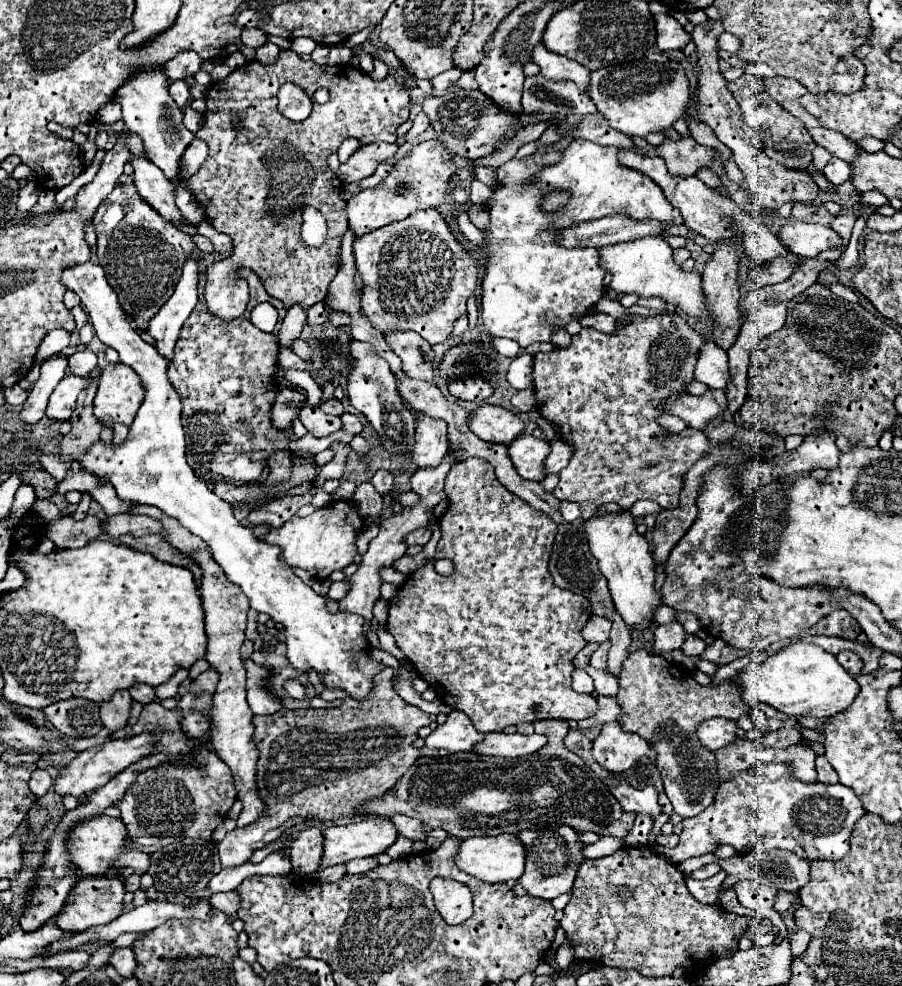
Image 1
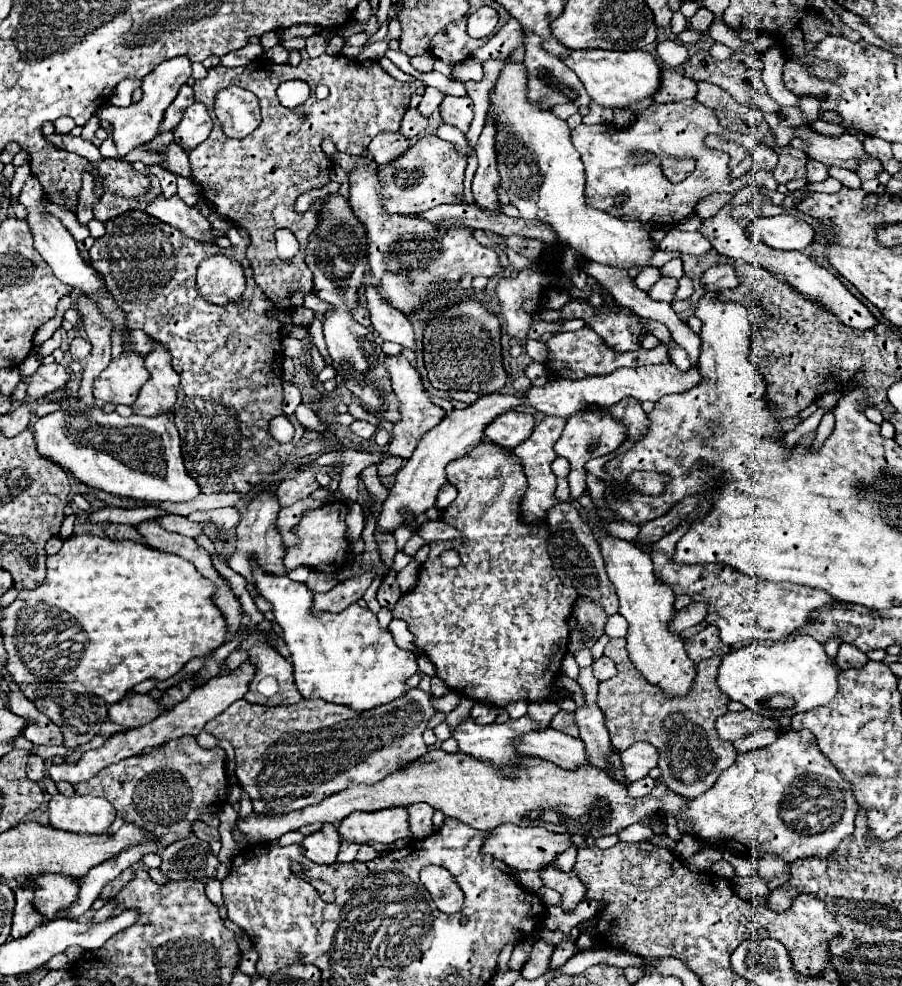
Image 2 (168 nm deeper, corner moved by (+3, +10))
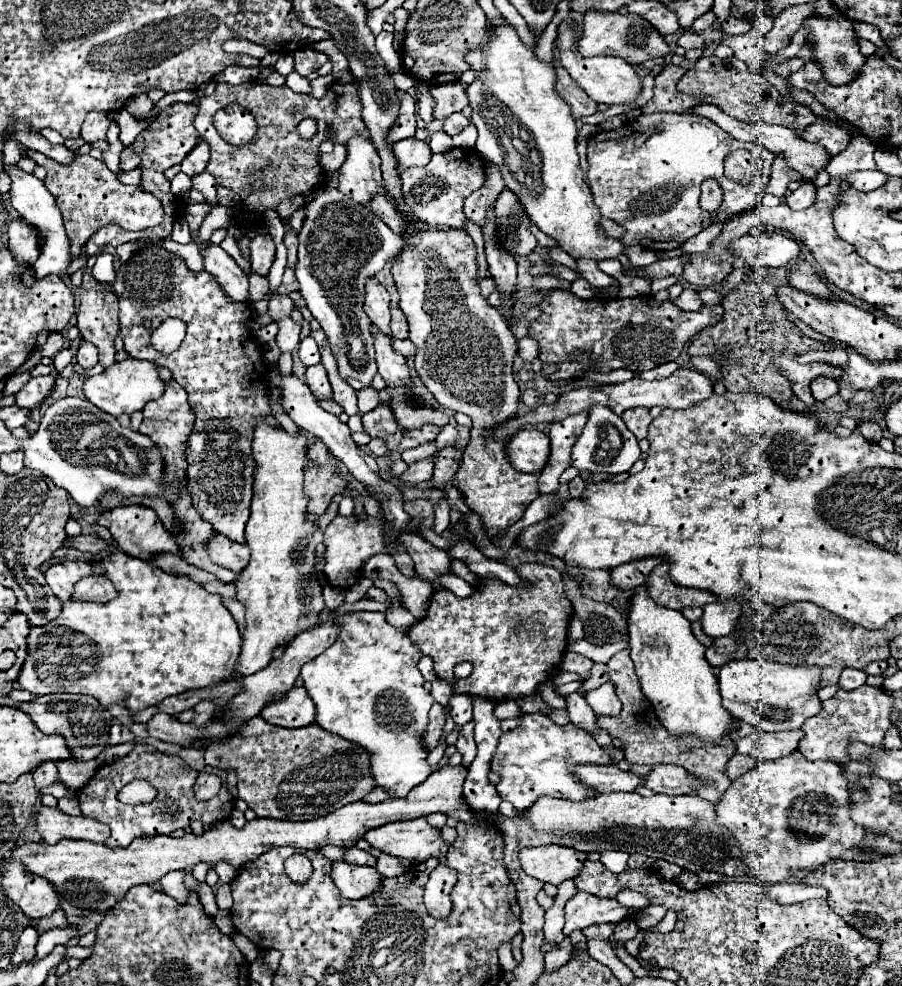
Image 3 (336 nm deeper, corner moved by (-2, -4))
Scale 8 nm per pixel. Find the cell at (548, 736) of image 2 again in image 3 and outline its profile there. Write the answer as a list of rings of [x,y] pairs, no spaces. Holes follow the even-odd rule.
[[[584,763],[572,767],[576,779],[580,779],[586,787],[594,789],[596,793],[610,793],[610,791],[634,791],[638,783],[644,783],[644,777],[634,773],[624,773],[612,765],[594,765]]]

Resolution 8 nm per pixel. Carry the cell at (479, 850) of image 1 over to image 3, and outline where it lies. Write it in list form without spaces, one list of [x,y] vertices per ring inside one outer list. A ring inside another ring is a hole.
[[[560,845],[524,847],[520,851],[520,863],[526,875],[552,885],[576,877],[584,861],[586,861],[586,853]]]

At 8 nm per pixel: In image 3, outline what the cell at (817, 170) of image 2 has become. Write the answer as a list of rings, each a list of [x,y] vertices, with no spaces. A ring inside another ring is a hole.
[[[804,181],[796,191],[792,191],[788,197],[786,197],[786,205],[794,211],[802,211],[806,207],[810,207],[816,199],[816,185],[812,181]]]

